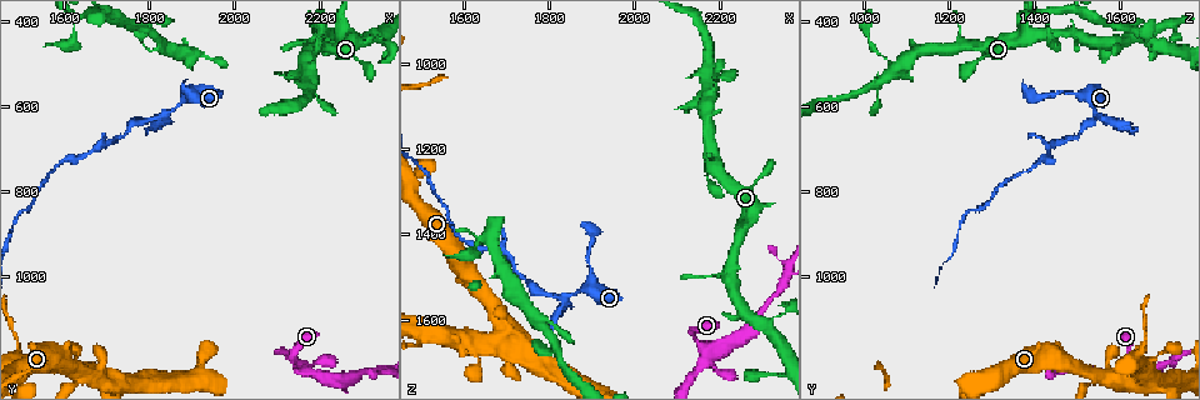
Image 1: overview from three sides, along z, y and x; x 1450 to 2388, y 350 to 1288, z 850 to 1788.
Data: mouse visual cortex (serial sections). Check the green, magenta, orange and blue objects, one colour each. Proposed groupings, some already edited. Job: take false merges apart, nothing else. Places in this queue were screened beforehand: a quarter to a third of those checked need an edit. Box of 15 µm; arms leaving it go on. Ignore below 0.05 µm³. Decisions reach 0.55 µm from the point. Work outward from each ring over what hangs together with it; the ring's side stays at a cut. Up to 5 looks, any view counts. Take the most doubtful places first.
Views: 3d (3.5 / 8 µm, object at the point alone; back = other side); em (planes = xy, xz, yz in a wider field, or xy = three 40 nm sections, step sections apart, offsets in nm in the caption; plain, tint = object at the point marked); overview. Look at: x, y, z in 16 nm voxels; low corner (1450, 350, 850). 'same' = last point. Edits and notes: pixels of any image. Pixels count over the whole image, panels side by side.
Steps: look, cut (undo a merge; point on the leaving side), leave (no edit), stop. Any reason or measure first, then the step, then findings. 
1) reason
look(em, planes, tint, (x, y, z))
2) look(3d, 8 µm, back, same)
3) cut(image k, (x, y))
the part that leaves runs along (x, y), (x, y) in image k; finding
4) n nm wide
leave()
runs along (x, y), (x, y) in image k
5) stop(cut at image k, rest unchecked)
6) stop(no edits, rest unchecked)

three-way junction
look(3d, 3.5 µm, (2310, 445, 1620))

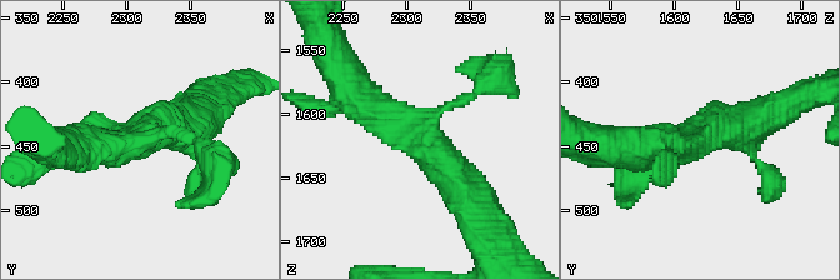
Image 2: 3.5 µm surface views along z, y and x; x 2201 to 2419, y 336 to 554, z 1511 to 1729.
3 arms; arms of 150, 450, 450 nm
look(em, xy, step 1, tint, (2308, 446, 1616))

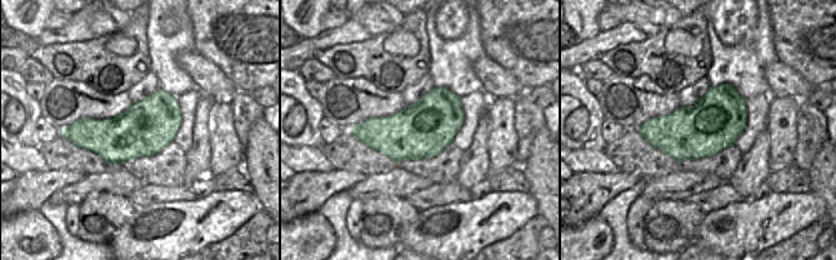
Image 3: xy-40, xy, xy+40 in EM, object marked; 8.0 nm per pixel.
look(em, xy, step 2, tint, same)

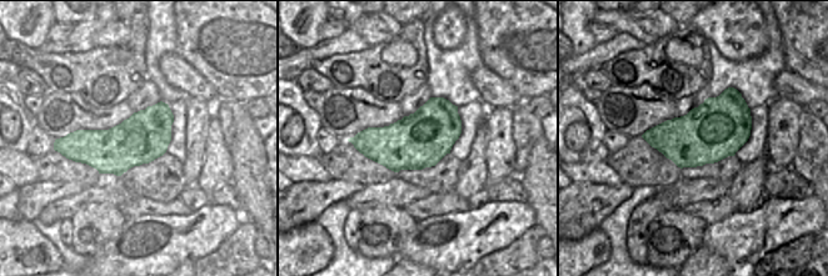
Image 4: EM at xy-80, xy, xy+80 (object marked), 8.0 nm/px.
440 nm wide
leave()
runs along (346, 84), (434, 150), (465, 195) in image 2; all the same cell

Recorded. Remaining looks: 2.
abrupt turn
look(3d, 3.5 µm, back, (1900, 580, 1390))

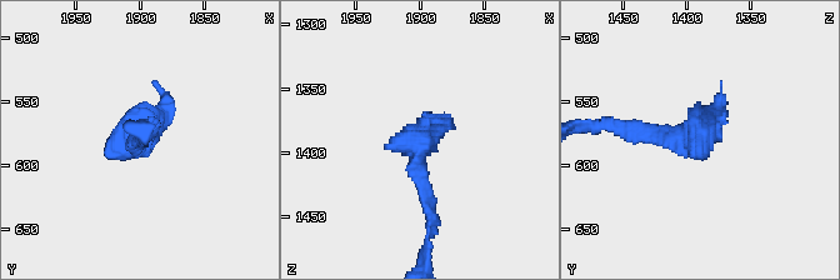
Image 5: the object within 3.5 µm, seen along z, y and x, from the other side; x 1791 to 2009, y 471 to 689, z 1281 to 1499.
leave()
runs along (615, 128), (689, 139), (718, 108), (720, 81) in image 5; all the same cell

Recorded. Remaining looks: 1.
stop(no edits, rest unchecked)

